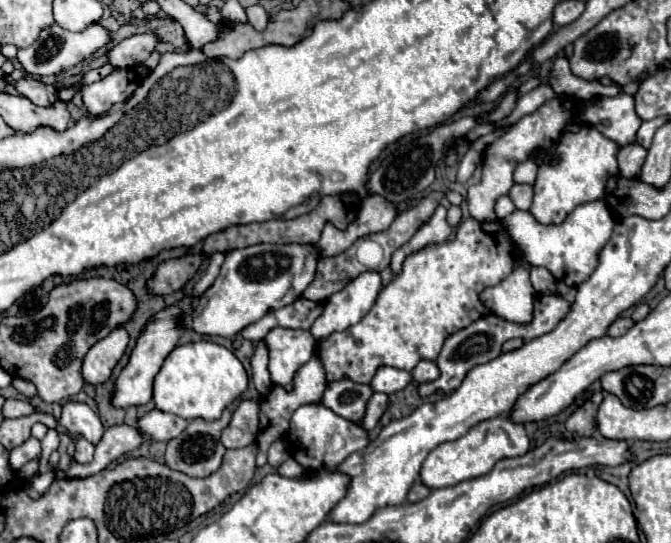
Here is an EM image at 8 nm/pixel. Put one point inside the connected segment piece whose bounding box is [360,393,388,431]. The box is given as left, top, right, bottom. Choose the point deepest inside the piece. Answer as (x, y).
(378, 401)

